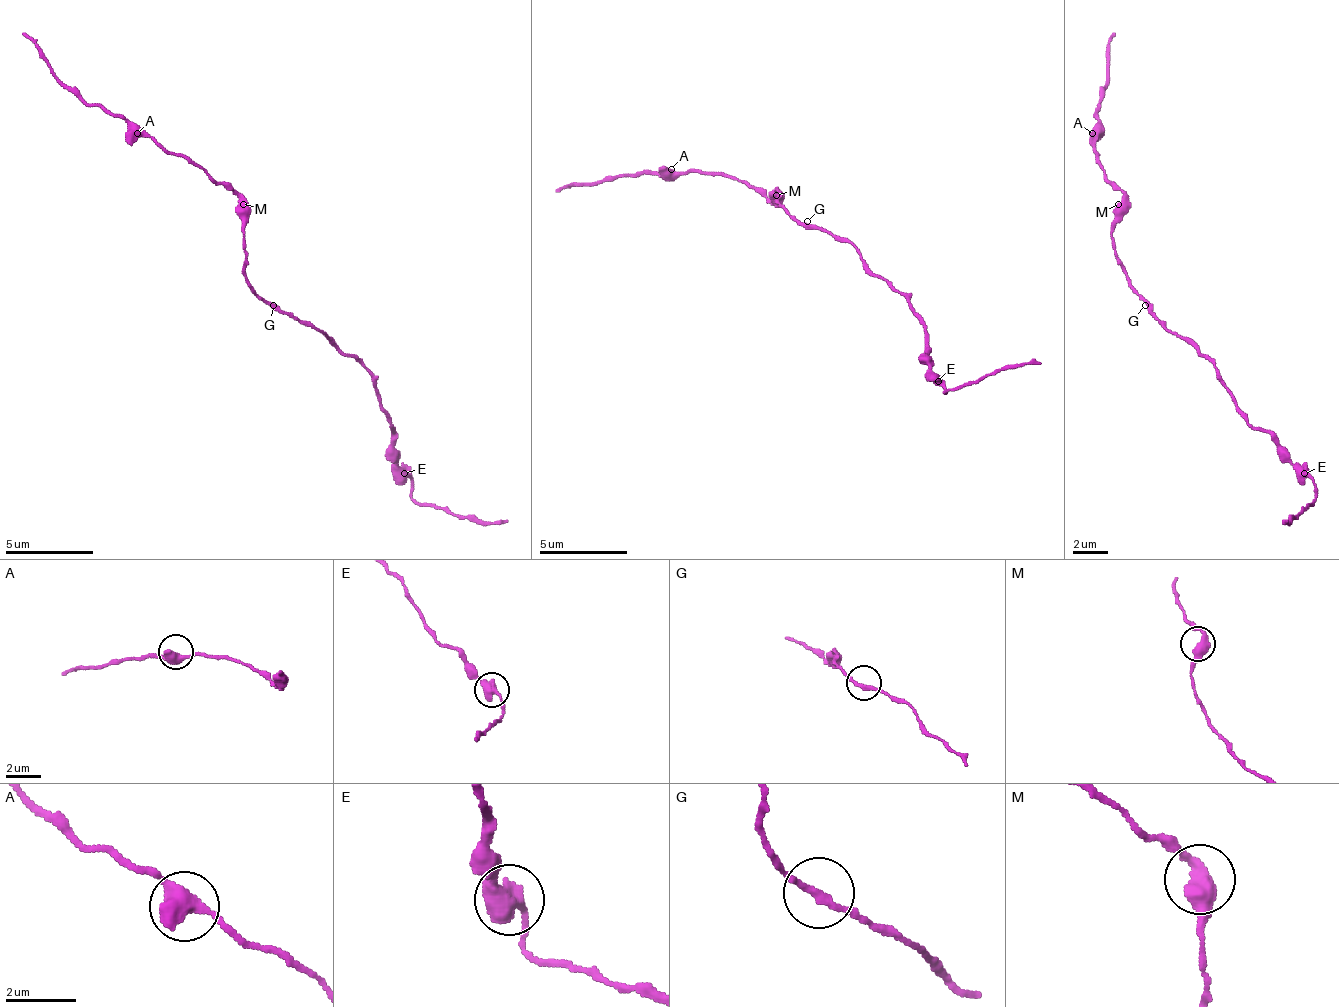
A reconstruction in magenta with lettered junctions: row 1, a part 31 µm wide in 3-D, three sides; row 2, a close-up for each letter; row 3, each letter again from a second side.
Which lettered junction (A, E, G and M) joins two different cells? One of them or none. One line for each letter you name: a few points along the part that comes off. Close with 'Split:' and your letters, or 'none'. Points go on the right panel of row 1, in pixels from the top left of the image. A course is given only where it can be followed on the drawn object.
Split: none

